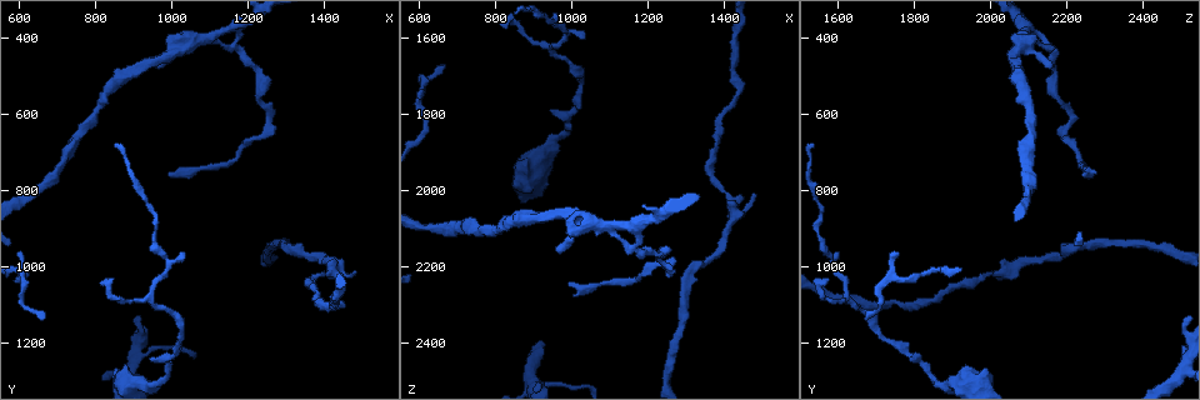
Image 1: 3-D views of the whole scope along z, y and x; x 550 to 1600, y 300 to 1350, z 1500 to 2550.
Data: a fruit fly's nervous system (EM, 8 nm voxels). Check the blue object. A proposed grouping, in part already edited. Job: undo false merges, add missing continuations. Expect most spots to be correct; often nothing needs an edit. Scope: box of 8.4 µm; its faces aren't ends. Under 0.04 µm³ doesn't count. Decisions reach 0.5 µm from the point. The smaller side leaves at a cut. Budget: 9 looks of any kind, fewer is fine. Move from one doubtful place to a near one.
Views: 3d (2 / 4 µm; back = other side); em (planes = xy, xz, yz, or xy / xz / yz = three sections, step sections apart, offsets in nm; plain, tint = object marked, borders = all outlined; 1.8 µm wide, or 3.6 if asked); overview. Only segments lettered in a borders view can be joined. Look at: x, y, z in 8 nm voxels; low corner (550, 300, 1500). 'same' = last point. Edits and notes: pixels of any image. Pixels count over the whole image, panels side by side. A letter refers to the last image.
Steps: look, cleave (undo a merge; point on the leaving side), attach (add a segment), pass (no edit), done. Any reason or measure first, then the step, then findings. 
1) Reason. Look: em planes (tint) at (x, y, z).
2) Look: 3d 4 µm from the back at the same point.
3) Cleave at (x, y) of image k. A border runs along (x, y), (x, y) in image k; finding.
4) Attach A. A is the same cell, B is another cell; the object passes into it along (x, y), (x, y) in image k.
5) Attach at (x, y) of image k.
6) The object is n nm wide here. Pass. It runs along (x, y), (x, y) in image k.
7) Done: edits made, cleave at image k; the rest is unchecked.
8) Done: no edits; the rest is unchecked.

Abrupt turn. Look: 3d 2 µm at (955, 1095, 1635).

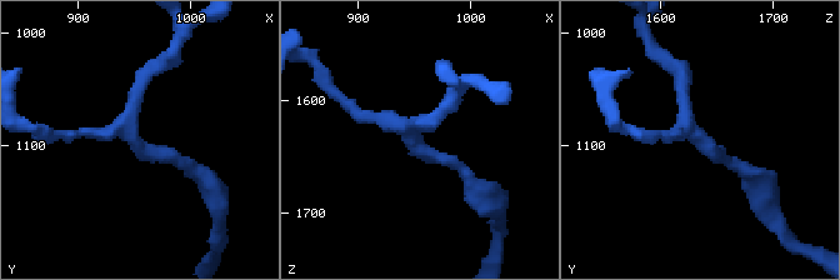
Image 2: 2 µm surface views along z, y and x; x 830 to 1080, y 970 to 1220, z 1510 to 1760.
Shape alone is not enough. Look: em planes (borders) at (948, 1094, 1632).

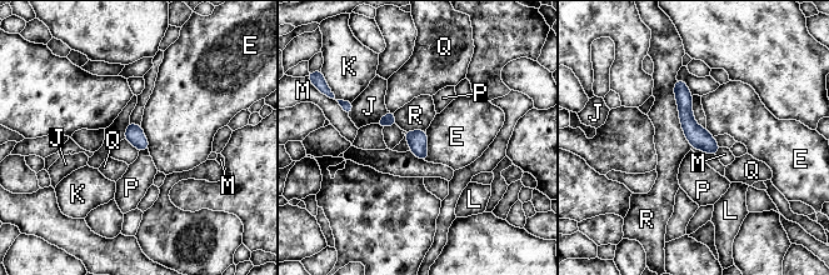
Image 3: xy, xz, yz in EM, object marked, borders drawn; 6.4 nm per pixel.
The longest contact is with R, 440 nm. Pass. E, J, K, L, M, P, Q and R are other cells; it runs along (679, 83), (688, 124), (714, 150) in image 3; all the same neuron.

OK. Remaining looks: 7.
Free end. Look: 3d 2 µm at (1480, 1025, 2005).

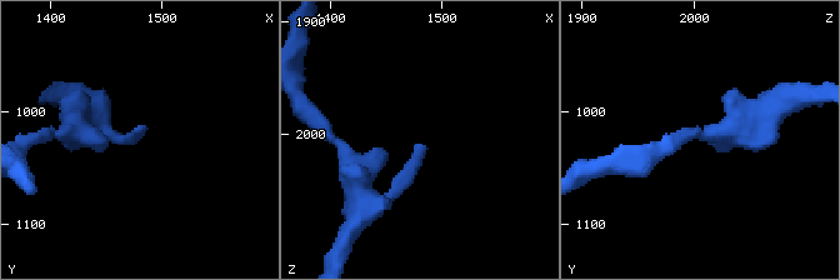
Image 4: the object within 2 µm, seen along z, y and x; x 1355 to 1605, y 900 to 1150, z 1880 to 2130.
Look: em xy step 16 (borders) at (1476, 1018, 2006).

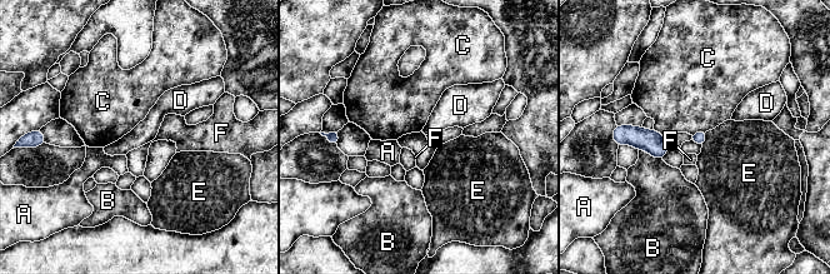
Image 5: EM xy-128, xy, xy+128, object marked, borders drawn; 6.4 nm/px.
Look: em planes (borders) at the same point.

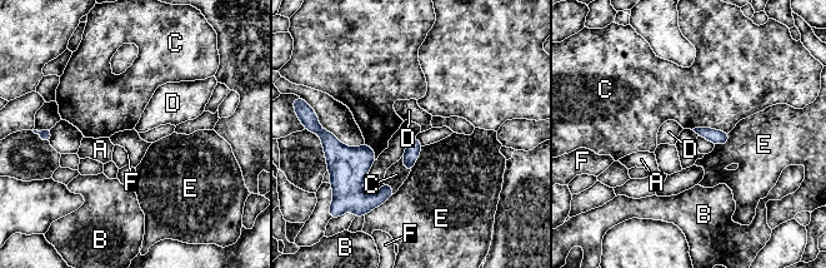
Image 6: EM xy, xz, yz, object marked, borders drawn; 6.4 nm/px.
Pass. A, B, C, D, E and F are other cells; a border runs along (691, 129), (707, 127), (727, 133) in image 6; none of them fits.

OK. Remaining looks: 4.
An open end. Look: em yz step 4 (borders) at (965, 470, 2165).

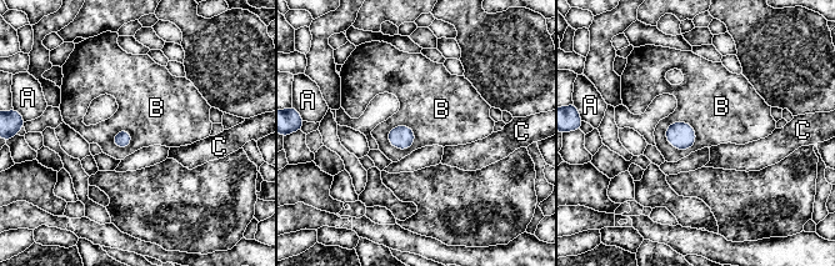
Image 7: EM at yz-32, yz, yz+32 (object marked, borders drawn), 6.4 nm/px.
Look: em xz step 8 (borders) at the same point.

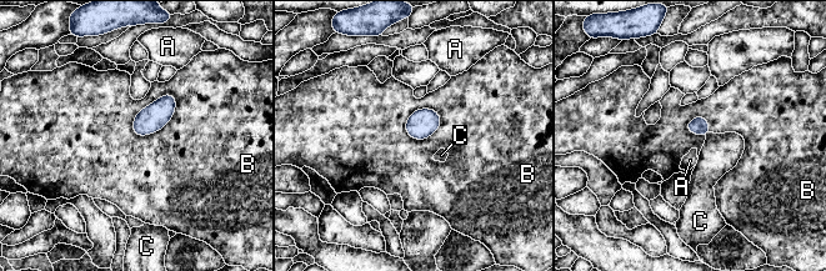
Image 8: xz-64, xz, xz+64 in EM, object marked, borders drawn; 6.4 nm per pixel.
Pass. A, B and C are other cells; a border runs along (171, 94), (136, 115), (136, 135) in image 8; no lettered segment goes on from it.

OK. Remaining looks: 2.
Done: no edits; the rest is unchecked.

